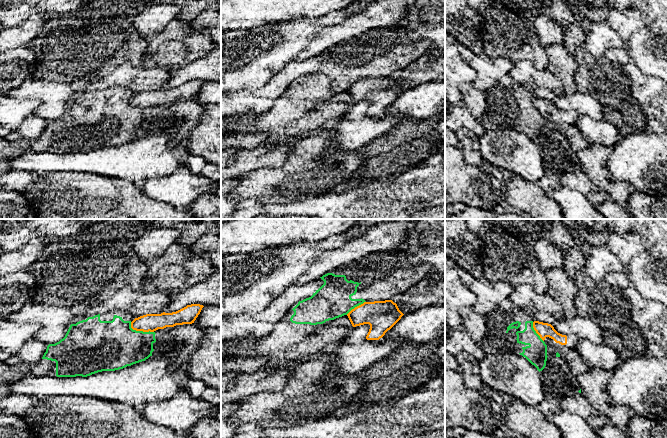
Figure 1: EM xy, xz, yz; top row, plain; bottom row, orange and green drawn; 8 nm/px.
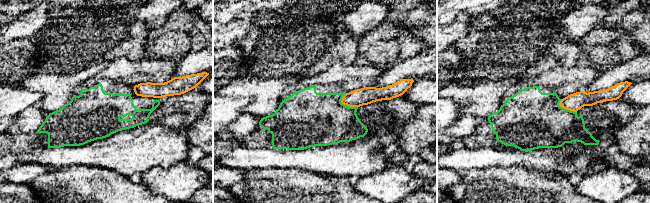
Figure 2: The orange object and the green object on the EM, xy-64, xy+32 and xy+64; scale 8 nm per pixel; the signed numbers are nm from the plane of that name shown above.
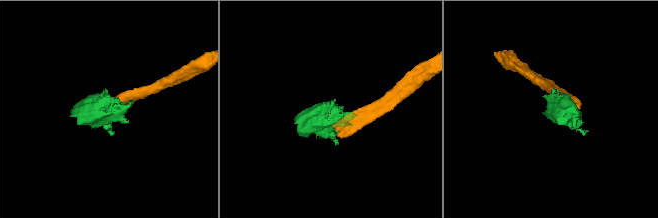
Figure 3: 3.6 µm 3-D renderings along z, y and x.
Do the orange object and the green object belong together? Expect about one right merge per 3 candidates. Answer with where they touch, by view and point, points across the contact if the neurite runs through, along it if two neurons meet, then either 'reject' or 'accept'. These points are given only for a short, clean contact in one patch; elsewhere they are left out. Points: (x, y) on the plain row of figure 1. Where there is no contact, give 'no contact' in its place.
contact xy (140, 106); border xy (130, 98), (130, 102), (133, 105), (153, 108); reject

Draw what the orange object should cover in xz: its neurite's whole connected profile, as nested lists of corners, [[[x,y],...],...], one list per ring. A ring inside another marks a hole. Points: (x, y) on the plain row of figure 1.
[[[392,76],[364,78],[347,90],[353,103],[370,101],[367,116],[382,114],[403,91]]]

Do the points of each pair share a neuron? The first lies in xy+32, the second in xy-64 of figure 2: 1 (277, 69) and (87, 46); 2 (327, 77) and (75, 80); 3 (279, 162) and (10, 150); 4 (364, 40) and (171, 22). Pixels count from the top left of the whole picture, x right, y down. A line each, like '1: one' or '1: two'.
1: one
2: two
3: two
4: one

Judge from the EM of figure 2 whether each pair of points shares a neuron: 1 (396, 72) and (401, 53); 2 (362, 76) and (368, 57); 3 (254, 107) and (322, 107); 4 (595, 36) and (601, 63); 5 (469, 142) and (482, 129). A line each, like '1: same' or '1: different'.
1: different
2: different
3: different
4: same
5: same

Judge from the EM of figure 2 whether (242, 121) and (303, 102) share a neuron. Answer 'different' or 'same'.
different

